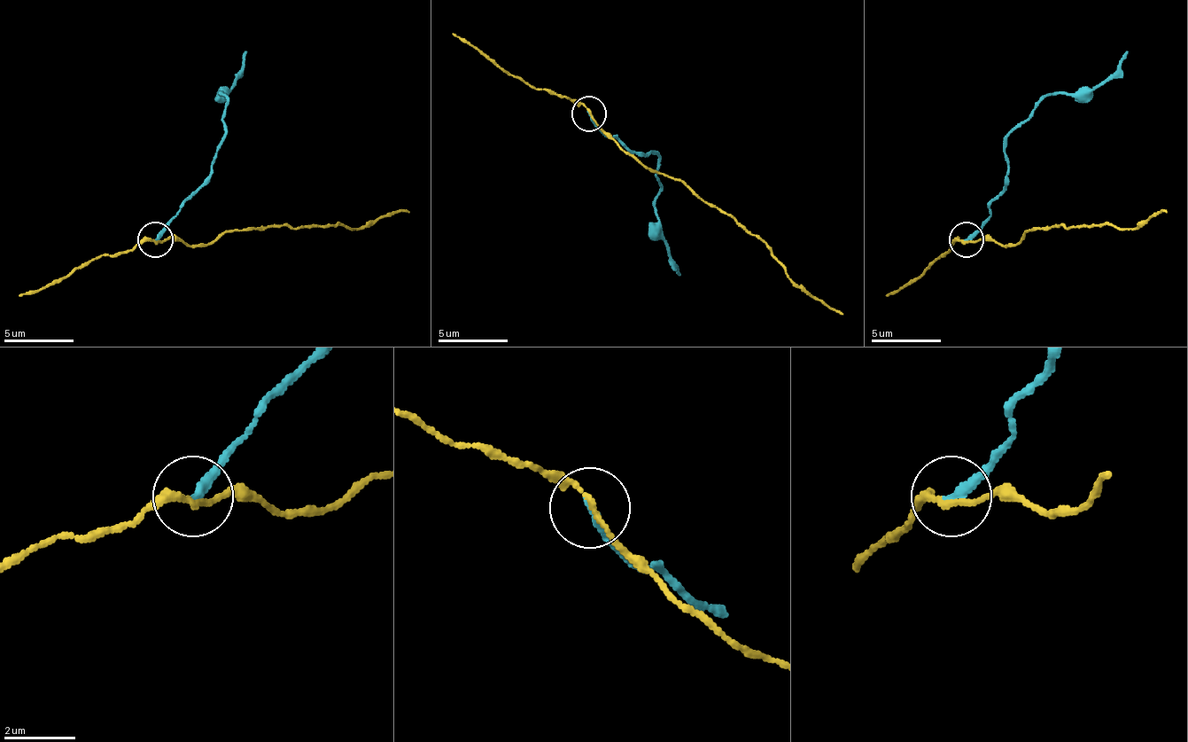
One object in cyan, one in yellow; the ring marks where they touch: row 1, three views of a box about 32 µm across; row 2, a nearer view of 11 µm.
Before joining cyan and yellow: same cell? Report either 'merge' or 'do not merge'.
do not merge

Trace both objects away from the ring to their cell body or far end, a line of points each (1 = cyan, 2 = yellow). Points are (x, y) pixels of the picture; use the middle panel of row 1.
1: (588, 114), (609, 136), (616, 136), (637, 153), (658, 157), (655, 195), (658, 238), (679, 276)
2: (588, 114), (626, 153), (662, 174), (679, 177), (757, 234), (795, 283), (844, 315)

